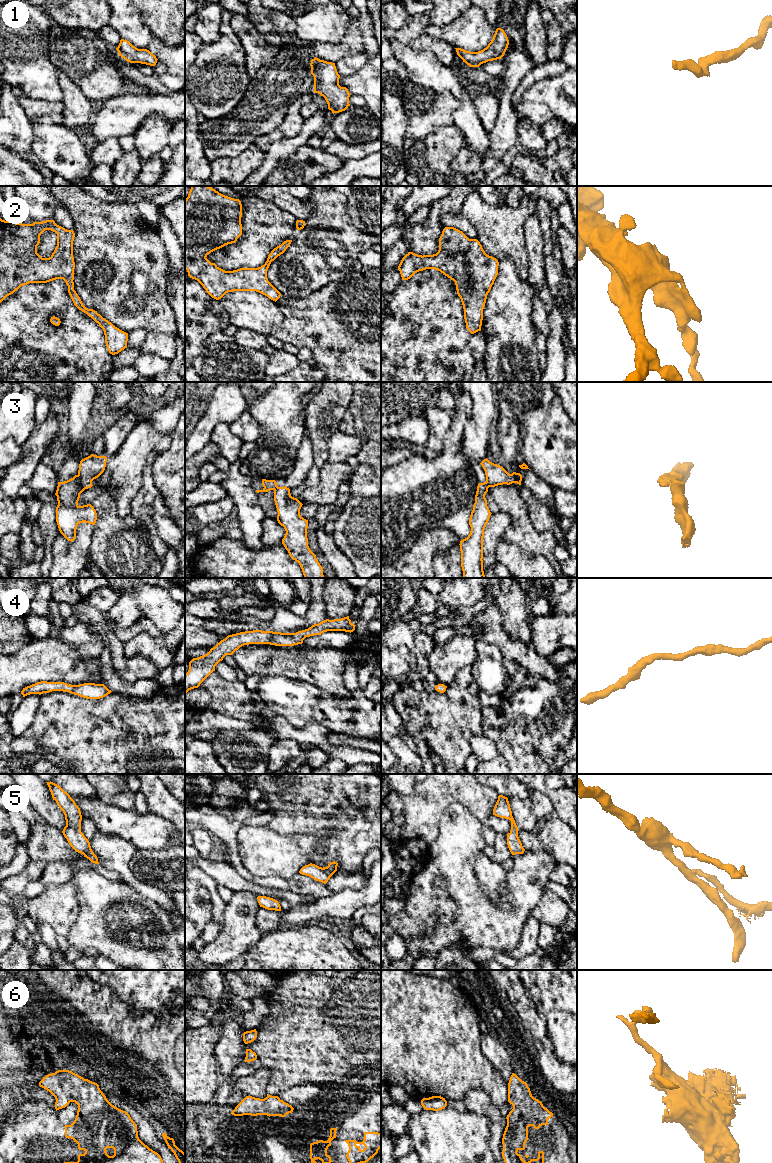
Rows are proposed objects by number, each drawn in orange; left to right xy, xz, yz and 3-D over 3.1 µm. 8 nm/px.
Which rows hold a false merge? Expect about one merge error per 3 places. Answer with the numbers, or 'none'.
3

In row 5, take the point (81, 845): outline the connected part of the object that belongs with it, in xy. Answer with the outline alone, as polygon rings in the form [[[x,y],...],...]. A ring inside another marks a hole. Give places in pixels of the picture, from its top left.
[[[51,781],[46,783],[53,800],[56,801],[65,815],[66,826],[62,831],[64,837],[76,852],[83,854],[92,863],[99,864],[97,856],[91,849],[90,842],[81,832],[82,815],[80,808],[59,785]]]

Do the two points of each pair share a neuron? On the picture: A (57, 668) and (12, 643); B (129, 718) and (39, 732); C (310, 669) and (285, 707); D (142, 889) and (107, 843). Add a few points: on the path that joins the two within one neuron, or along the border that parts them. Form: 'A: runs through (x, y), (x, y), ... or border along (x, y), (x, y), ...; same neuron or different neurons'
A: border along (33, 638), (10, 655); different neurons
B: runs through (107, 731), (61, 731); same neuron
C: border along (279, 675), (302, 680), (306, 684); different neurons
D: runs through (130, 878), (115, 855); same neuron

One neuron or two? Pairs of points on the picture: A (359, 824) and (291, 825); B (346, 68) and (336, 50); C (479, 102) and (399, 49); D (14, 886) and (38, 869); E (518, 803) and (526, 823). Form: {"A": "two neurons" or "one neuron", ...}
{"A": "one neuron", "B": "two neurons", "C": "two neurons", "D": "one neuron", "E": "one neuron"}

